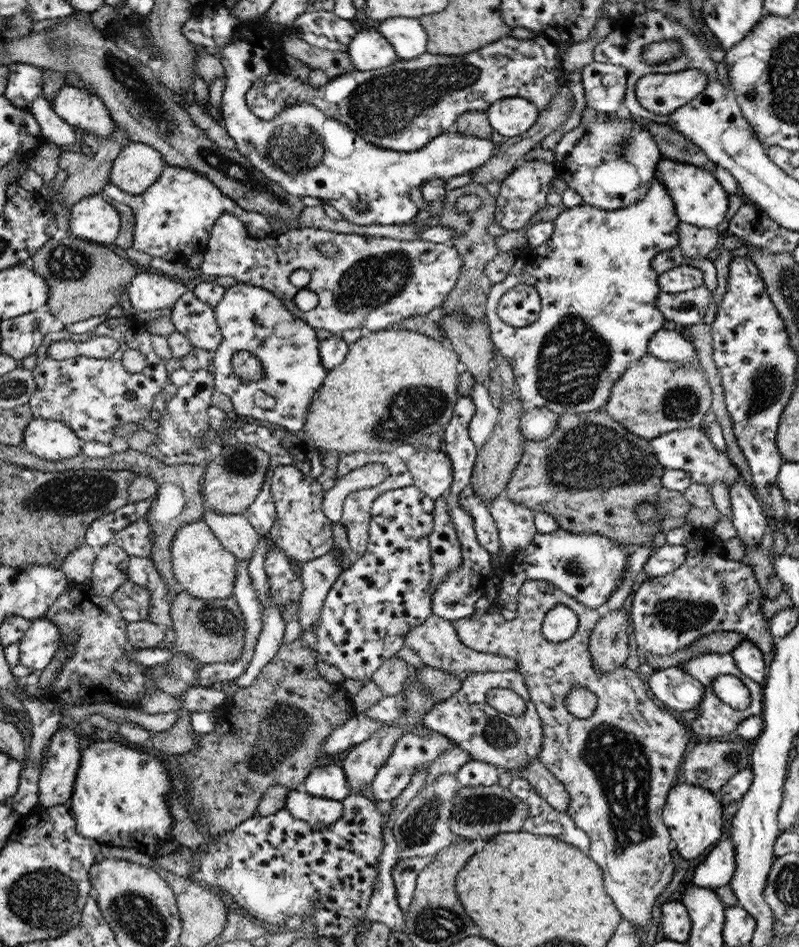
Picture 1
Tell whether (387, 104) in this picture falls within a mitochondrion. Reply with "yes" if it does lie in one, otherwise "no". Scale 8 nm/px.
yes

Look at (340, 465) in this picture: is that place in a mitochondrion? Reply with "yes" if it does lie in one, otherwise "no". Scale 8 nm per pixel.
no

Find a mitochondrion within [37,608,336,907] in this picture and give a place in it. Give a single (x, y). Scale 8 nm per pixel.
(284, 726)

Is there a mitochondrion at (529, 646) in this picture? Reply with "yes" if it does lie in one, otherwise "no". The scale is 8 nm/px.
no

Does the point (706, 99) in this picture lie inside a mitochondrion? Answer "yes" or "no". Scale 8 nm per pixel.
no

